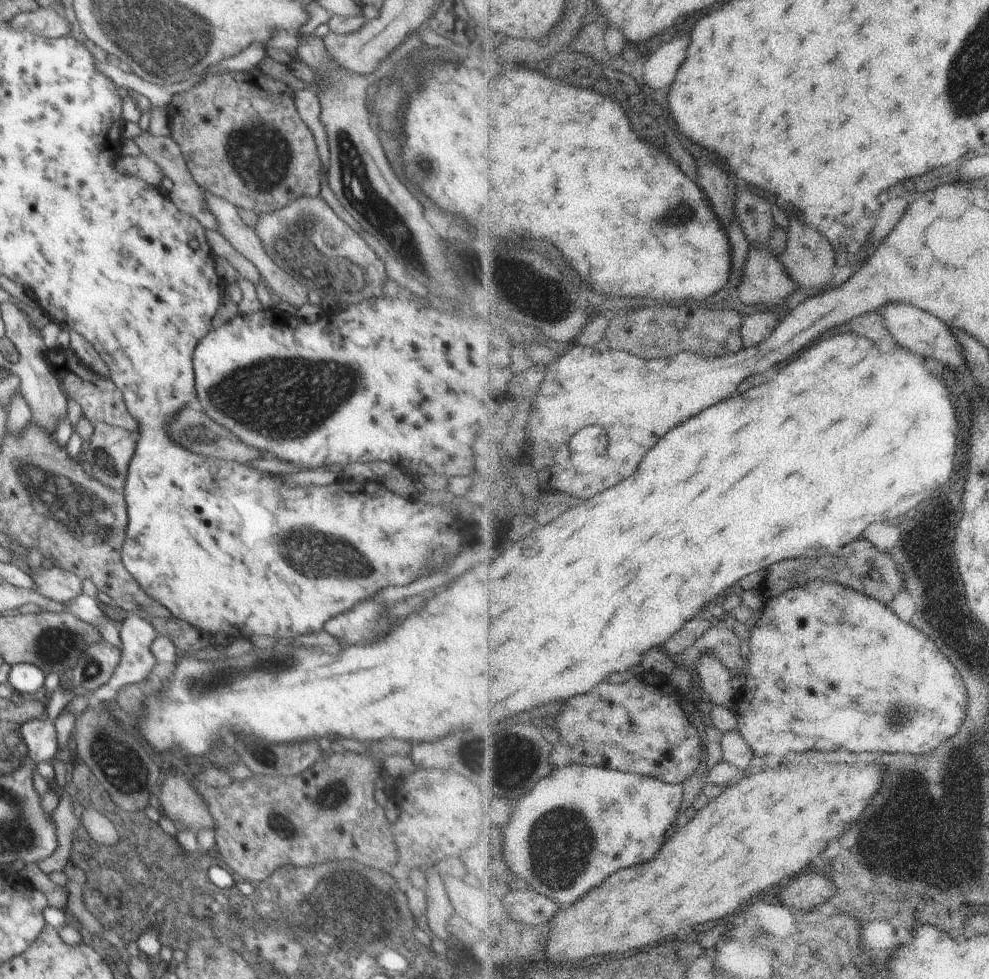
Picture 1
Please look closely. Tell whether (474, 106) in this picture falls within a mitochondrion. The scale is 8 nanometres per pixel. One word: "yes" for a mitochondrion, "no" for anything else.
no

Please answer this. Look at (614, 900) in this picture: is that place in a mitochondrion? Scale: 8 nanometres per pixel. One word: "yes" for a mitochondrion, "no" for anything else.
no

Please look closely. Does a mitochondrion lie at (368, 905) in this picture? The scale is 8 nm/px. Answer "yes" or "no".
yes

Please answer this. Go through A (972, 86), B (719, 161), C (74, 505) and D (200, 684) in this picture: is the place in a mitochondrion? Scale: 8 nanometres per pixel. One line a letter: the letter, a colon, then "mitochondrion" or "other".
A: mitochondrion
B: other
C: mitochondrion
D: mitochondrion

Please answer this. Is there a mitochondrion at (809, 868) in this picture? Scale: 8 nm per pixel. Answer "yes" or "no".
no

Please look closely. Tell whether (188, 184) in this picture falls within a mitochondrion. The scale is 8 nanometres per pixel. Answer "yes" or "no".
no

